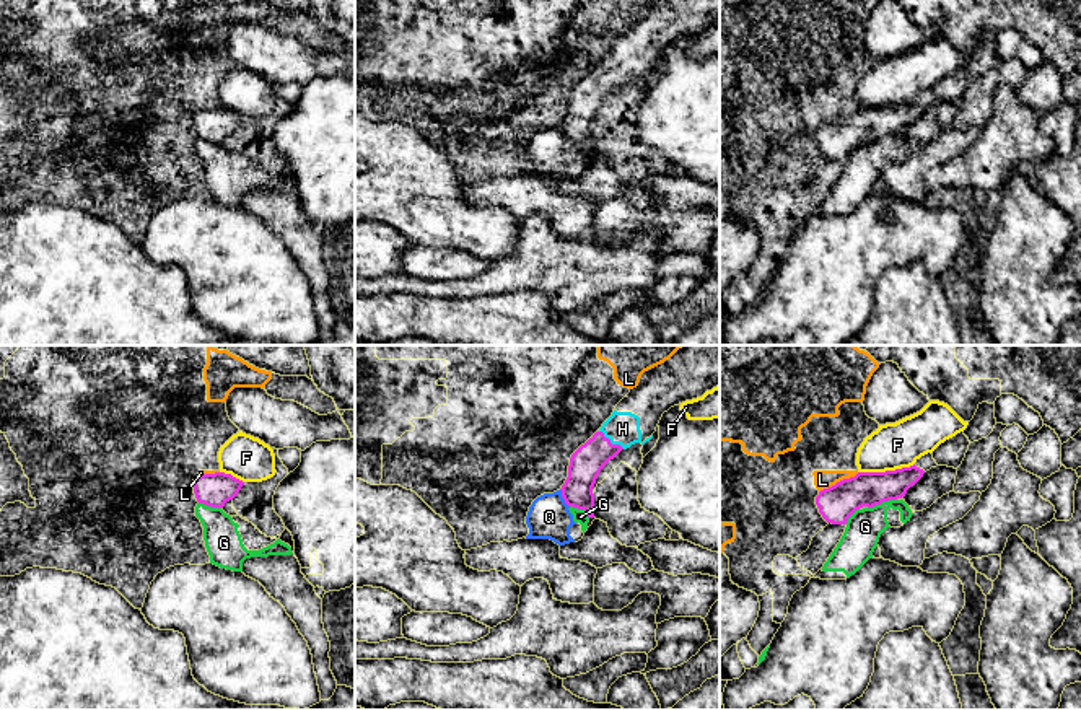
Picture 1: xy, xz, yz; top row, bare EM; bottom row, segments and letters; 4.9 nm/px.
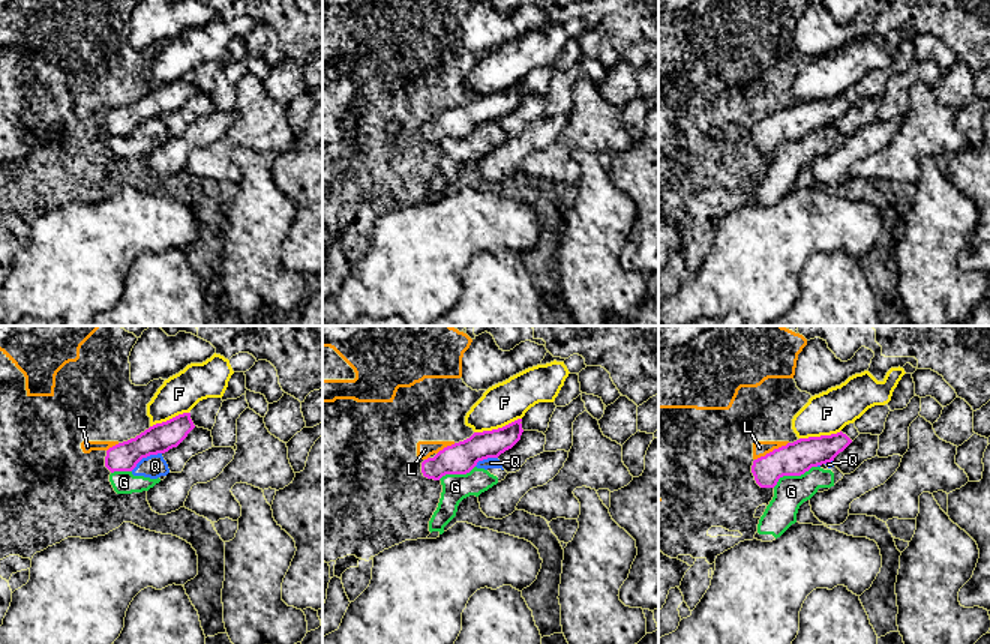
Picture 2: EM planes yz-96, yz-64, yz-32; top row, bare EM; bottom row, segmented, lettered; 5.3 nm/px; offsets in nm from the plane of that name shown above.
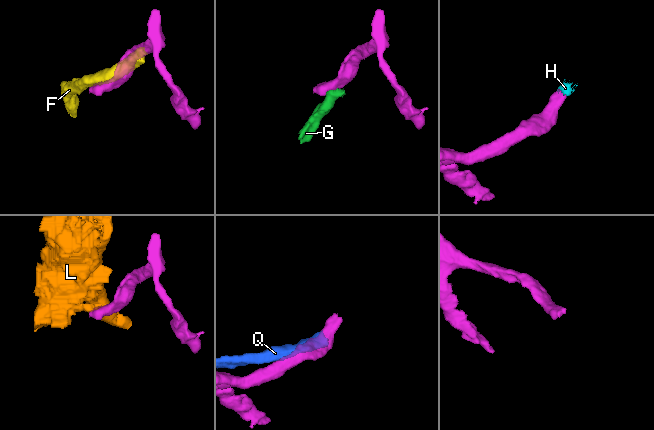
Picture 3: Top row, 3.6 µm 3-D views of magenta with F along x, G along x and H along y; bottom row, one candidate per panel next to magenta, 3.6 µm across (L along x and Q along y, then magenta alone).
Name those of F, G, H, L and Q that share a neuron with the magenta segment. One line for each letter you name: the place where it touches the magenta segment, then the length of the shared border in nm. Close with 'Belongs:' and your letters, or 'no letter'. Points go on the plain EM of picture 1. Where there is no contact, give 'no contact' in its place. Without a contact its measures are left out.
H: meets magenta in xz at (611, 78); contact 160 nm long
Belongs: H

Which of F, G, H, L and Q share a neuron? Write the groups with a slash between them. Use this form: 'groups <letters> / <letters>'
groups F / G Q / H / L

